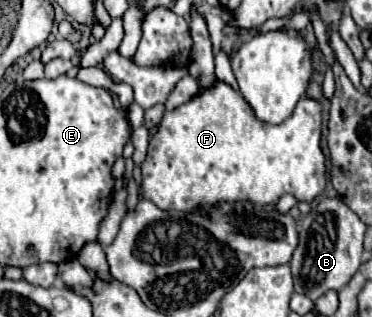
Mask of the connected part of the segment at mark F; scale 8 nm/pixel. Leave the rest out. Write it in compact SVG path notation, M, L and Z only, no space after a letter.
M215 81L181 107L165 113L157 133L149 141L147 157L141 163L143 199L153 201L165 211L187 213L205 213L205 209L221 201L253 201L253 205L277 203L285 193L291 193L297 201L311 203L325 191L327 183L325 155L321 151L321 109L319 101L301 97L287 121L281 125L269 125L253 115L251 107L233 87Z

